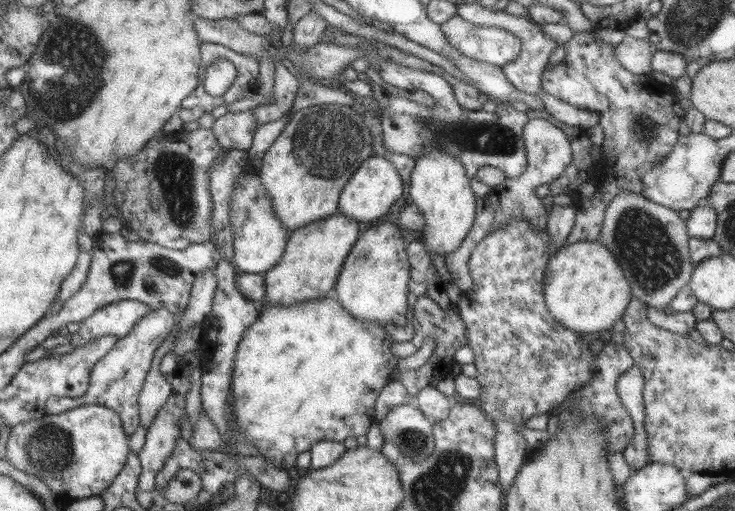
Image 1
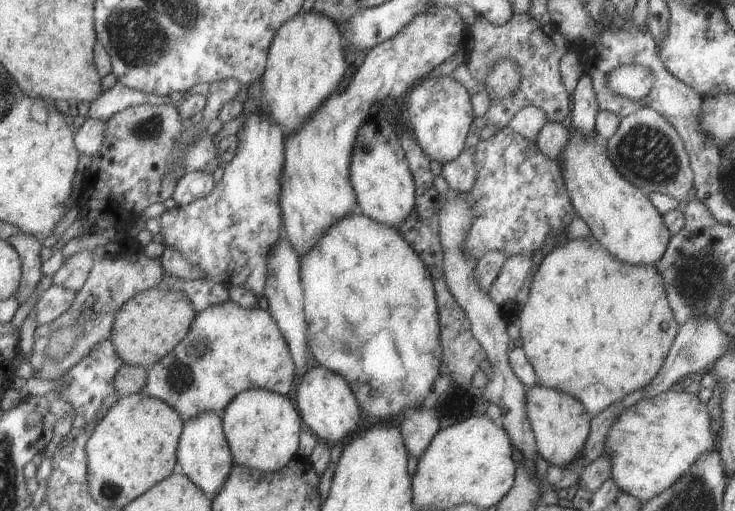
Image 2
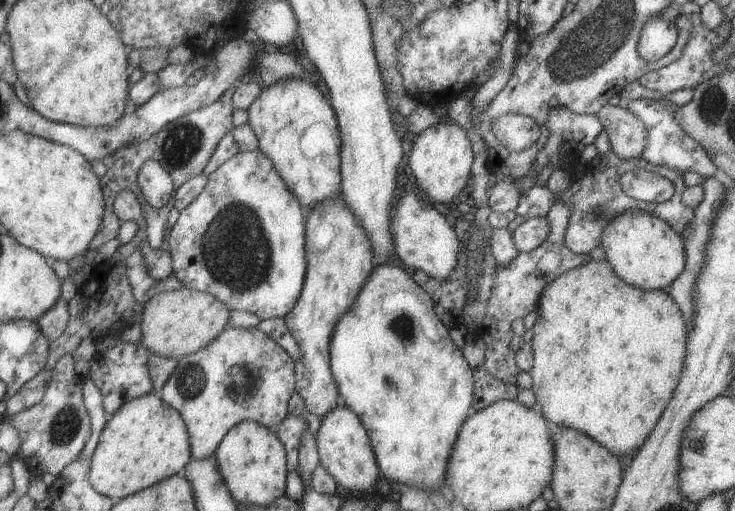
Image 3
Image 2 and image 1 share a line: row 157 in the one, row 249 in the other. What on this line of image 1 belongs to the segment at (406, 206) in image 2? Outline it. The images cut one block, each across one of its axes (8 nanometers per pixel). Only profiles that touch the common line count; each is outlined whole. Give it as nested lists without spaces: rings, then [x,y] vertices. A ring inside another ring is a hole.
[[[397,224],[373,226],[361,232],[349,254],[343,261],[331,295],[339,302],[342,310],[357,321],[364,321],[381,327],[395,324],[405,325],[407,307],[407,282],[409,262],[406,254],[406,240],[401,239]]]

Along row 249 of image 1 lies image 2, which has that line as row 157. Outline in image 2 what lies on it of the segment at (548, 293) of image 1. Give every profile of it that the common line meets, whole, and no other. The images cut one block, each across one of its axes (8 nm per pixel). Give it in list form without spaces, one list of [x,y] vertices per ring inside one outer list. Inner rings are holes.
[[[569,128],[569,132],[571,138],[556,161],[576,215],[587,224],[597,242],[617,260],[635,266],[655,266],[672,235],[663,224],[661,215],[644,191],[633,186],[615,170],[606,150],[596,146],[596,136],[583,138],[575,132],[575,128]]]

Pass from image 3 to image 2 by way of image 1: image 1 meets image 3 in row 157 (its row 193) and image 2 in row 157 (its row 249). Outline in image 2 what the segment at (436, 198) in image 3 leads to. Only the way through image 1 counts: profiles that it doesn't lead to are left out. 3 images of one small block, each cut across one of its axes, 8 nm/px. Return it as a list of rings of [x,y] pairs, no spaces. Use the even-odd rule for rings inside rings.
[[[426,75],[411,88],[407,105],[411,131],[423,154],[441,165],[453,160],[461,152],[469,124],[475,117],[468,90],[453,76]]]

